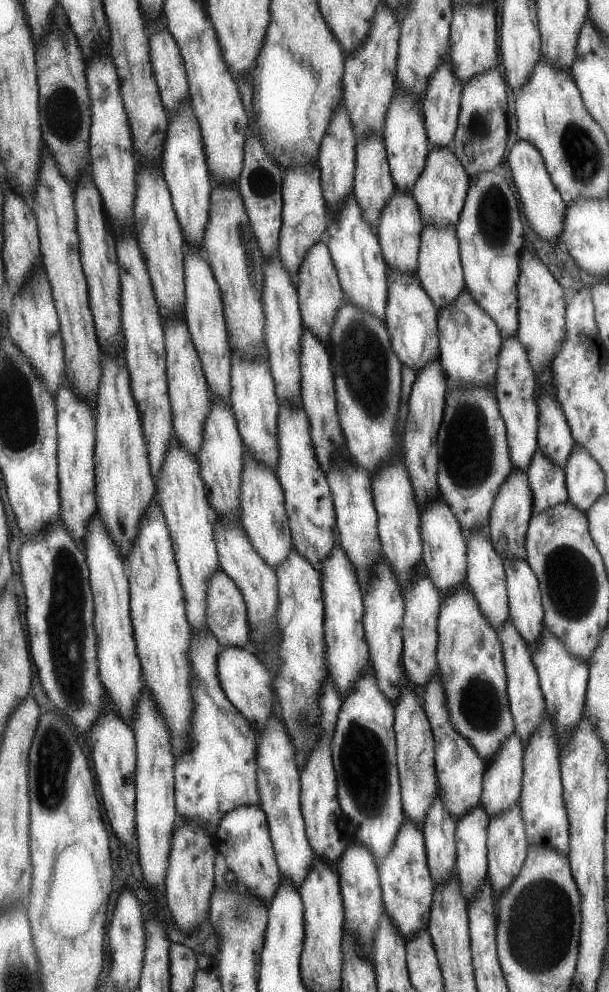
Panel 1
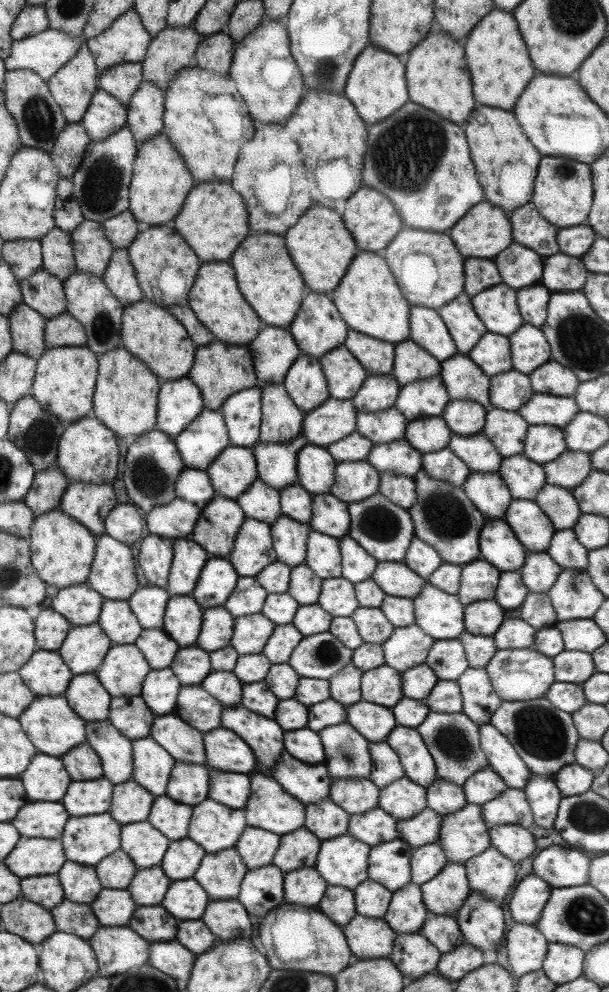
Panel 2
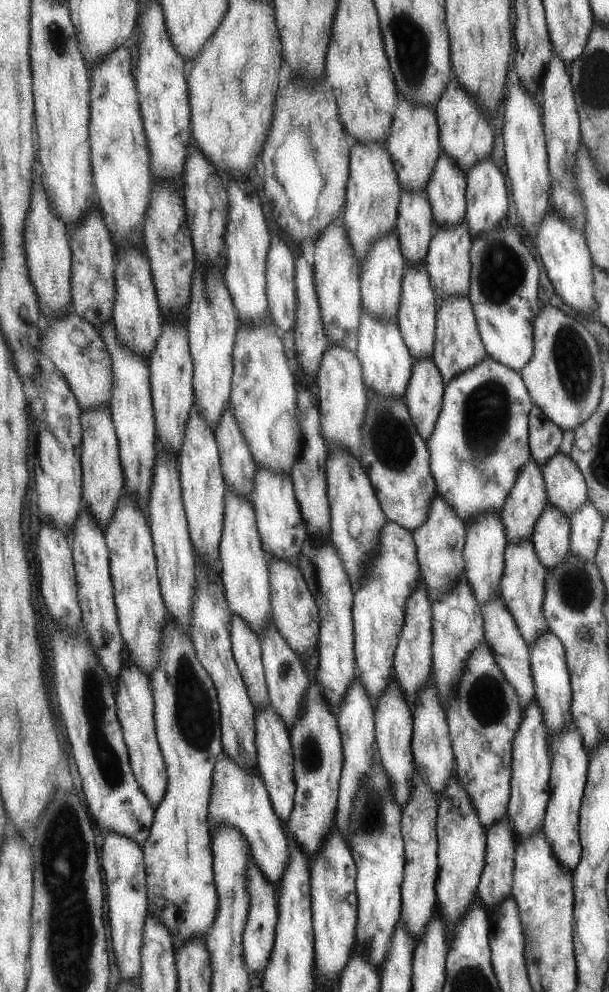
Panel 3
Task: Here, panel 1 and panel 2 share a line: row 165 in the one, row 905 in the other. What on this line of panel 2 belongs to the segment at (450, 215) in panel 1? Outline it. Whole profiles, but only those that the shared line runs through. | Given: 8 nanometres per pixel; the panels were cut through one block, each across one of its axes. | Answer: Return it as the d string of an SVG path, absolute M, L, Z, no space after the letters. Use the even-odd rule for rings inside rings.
M447 861L431 880L419 885L423 904L429 914L455 917L469 895L463 863Z

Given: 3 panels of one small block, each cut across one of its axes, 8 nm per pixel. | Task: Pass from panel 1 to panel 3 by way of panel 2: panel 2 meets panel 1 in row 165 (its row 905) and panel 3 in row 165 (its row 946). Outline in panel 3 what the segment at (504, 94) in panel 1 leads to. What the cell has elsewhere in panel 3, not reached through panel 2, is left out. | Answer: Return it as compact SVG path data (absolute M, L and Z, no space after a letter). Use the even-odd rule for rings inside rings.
M479 160L469 169L464 170L466 189L464 197L466 198L466 211L464 222L468 226L468 233L471 237L478 234L489 232L494 229L501 220L504 219L507 210L507 188L503 181L503 174L493 165L493 162L483 162Z

